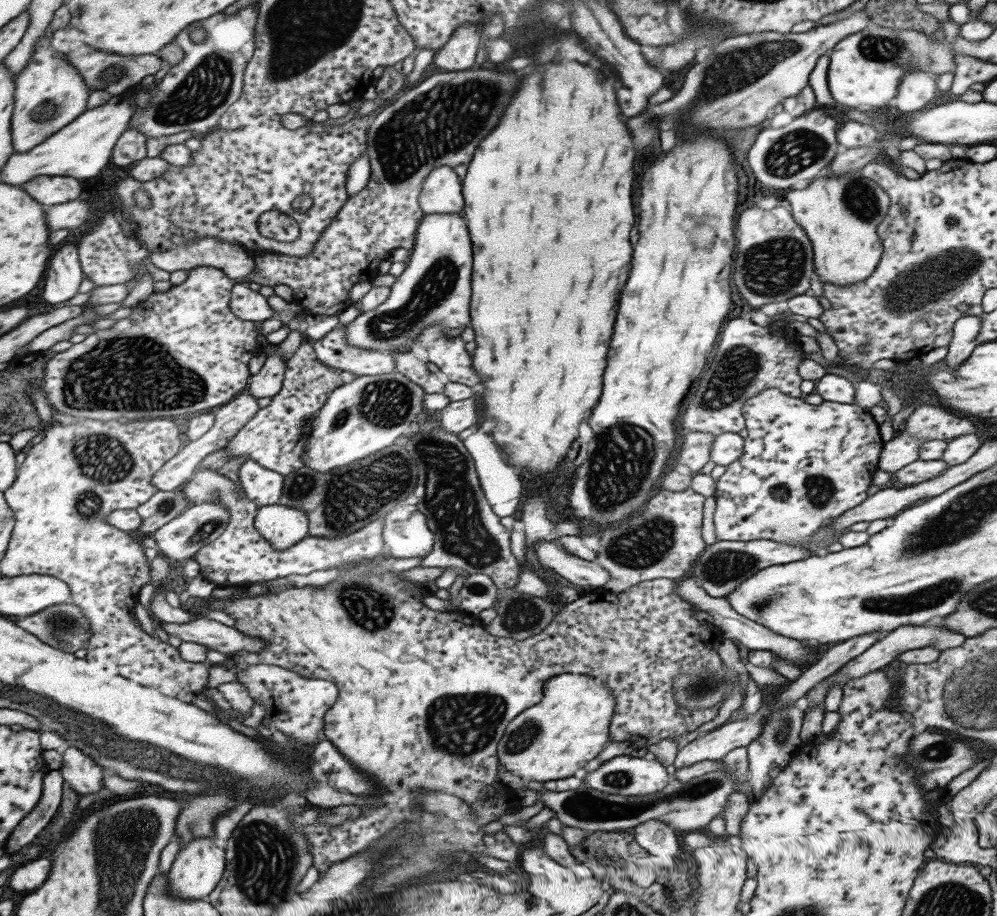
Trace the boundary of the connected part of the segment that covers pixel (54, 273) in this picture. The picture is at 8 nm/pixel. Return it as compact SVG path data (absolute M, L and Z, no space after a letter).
M69 242L51 256L47 272L45 272L45 280L43 280L41 298L47 304L65 302L78 293L83 278L76 247Z

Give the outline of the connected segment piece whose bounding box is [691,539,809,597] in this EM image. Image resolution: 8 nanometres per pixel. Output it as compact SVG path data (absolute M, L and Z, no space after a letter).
M759 539L754 541L715 541L693 560L691 574L703 590L712 597L725 597L757 570L787 564L808 557L809 549L805 545L787 545L777 541Z

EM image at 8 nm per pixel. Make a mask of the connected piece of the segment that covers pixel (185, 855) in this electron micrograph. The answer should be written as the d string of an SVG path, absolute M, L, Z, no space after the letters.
M193 838L178 850L167 873L169 896L181 900L204 900L221 880L224 871L224 850L215 846L213 838Z

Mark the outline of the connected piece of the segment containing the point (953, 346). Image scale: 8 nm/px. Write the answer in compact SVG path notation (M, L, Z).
M962 315L956 320L952 329L952 337L948 344L948 351L944 357L945 368L952 372L967 360L969 352L977 344L977 332L980 323L975 316Z

